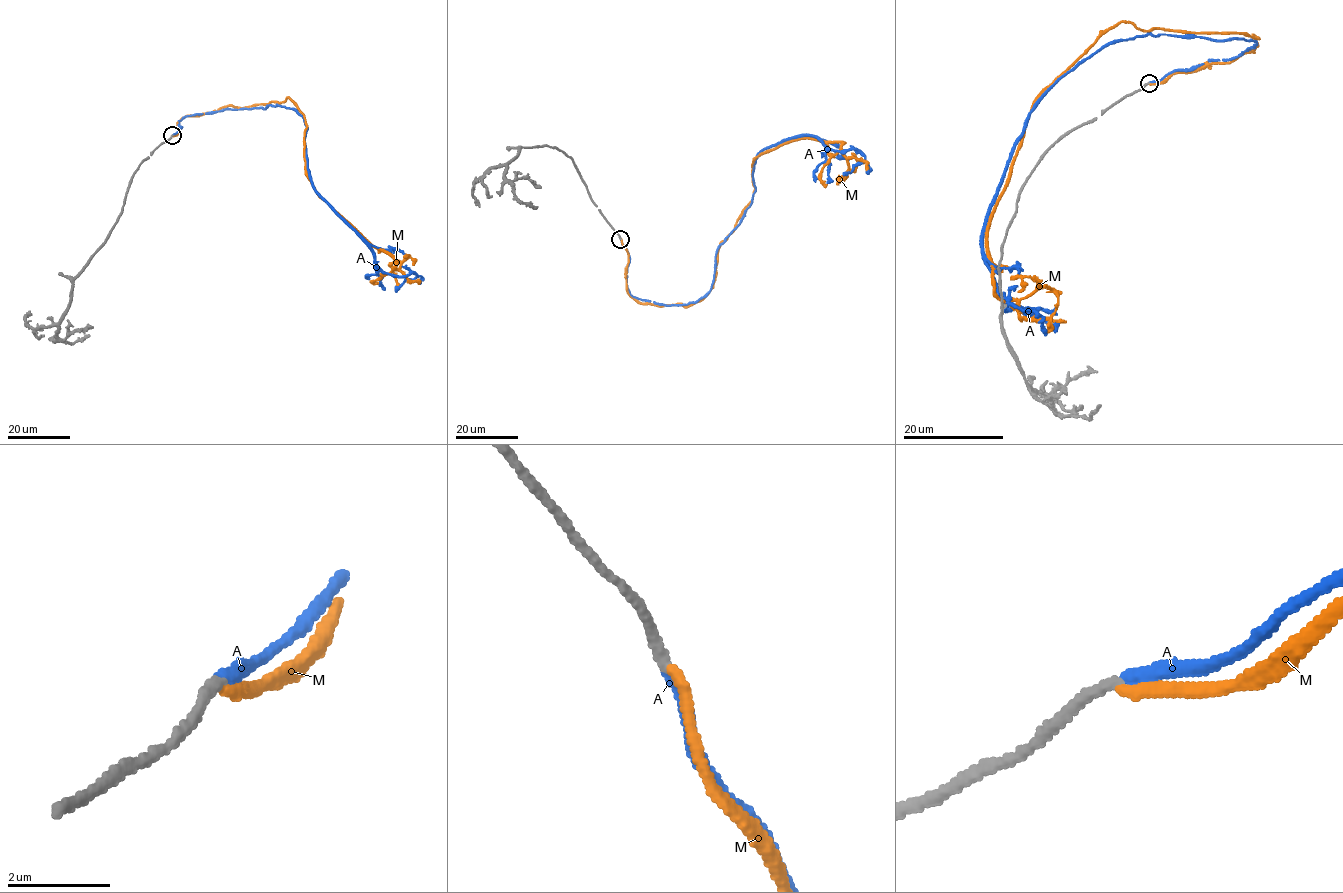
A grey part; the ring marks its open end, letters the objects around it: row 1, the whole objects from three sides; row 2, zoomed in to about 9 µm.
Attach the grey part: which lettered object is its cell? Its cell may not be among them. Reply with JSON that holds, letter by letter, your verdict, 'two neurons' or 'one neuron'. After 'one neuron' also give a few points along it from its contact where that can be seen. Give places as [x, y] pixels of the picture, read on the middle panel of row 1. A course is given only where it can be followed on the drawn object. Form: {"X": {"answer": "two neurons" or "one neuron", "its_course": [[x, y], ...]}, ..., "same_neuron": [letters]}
{"A": {"answer": "one neuron", "its_course": [[620, 239], [632, 296], [695, 303], [751, 202], [763, 149], [803, 135], [856, 149], [864, 159], [843, 175]]}, "M": {"answer": "two neurons"}, "same_neuron": ["A"]}

